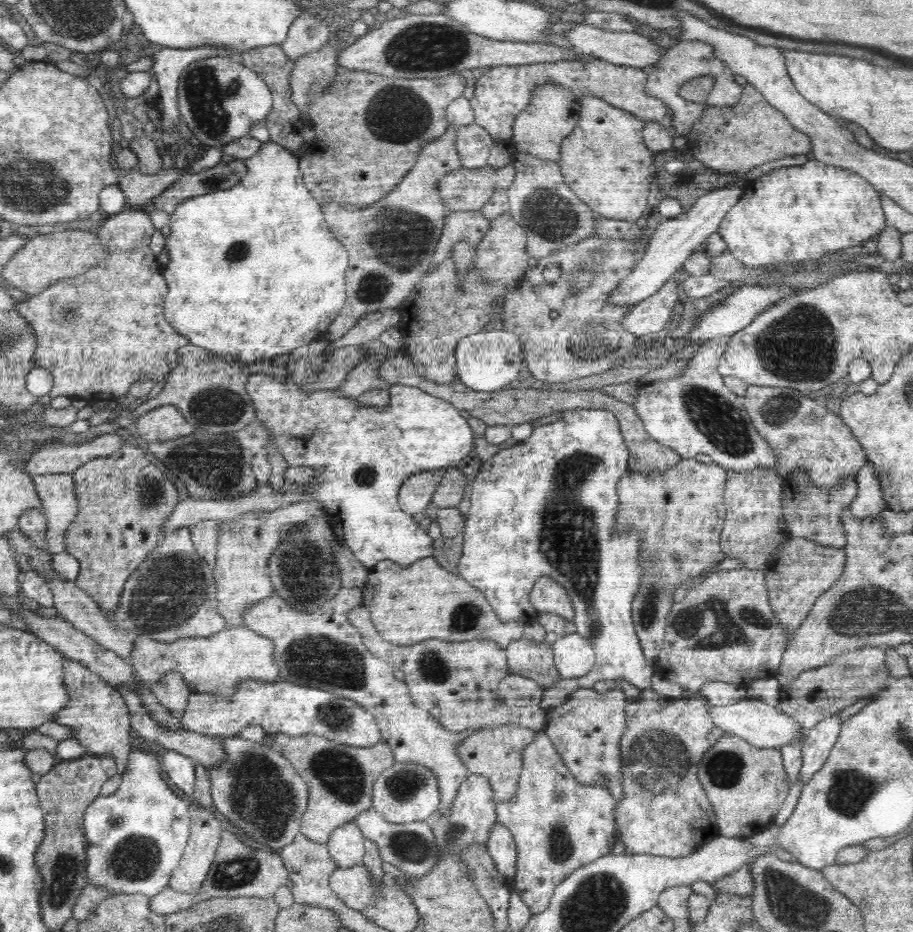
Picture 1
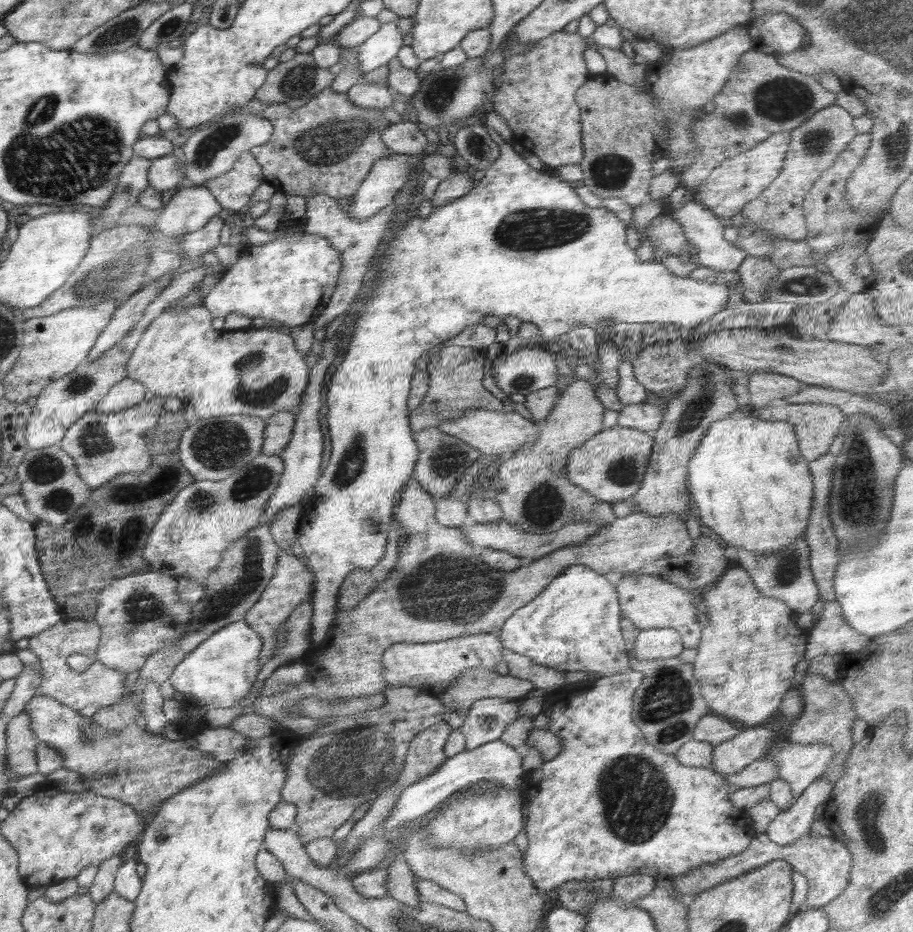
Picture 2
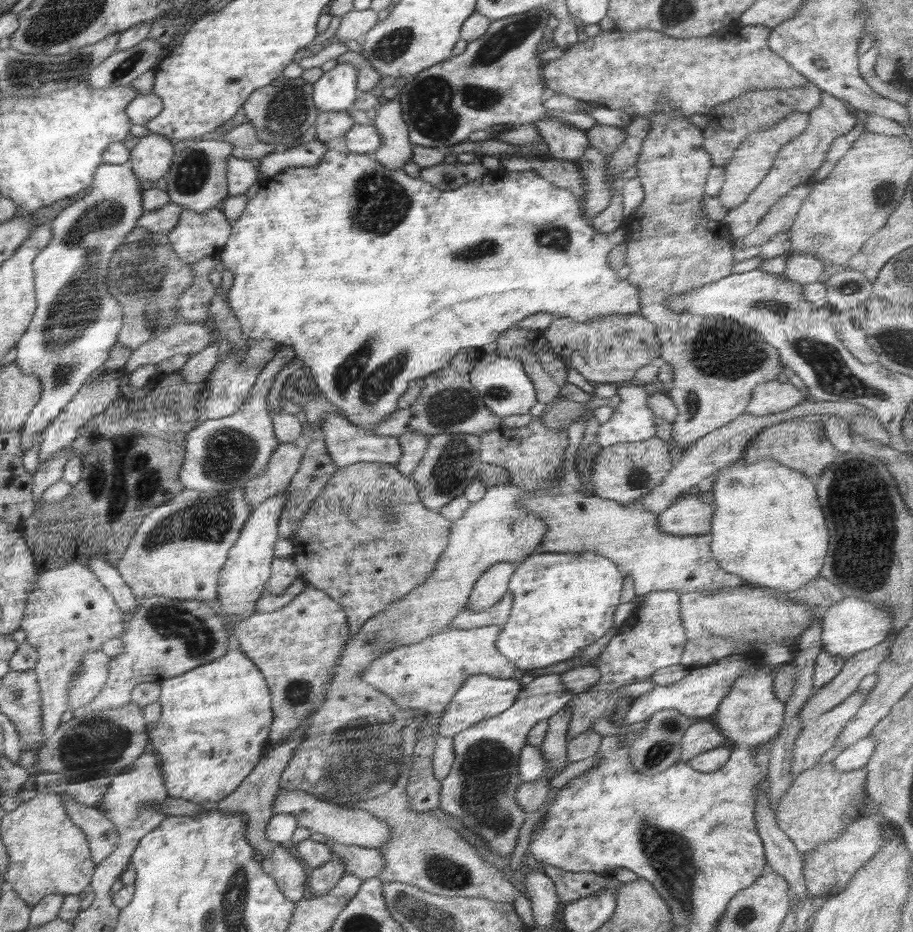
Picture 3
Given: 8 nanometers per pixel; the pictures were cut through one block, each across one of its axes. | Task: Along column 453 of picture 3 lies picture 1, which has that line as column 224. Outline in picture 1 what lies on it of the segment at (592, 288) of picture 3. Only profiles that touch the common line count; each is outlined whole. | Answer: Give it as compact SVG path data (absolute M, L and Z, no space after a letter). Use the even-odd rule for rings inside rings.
M270 141L263 144L256 155L244 160L244 162L246 162L247 174L236 186L232 186L228 190L217 190L212 194L202 194L202 196L188 198L170 215L168 224L170 232L164 244L164 248L170 255L166 272L164 272L164 278L168 282L170 292L168 292L166 302L164 302L164 316L166 316L168 324L178 334L186 336L194 346L206 349L206 351L218 355L220 359L239 360L243 364L250 364L250 362L273 360L278 355L290 354L295 349L310 344L312 340L324 338L332 320L340 314L347 300L344 274L346 274L346 268L348 268L348 252L336 240L335 234L332 234L323 216L322 207L318 205L318 201L306 188L302 173L299 171L299 161L292 153Z

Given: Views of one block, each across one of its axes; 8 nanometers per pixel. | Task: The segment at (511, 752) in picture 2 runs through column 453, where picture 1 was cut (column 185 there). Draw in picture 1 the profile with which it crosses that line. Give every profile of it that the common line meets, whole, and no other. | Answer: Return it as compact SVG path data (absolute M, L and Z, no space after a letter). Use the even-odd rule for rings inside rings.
M168 750L162 756L162 768L184 794L194 794L196 776L194 760L174 750Z

